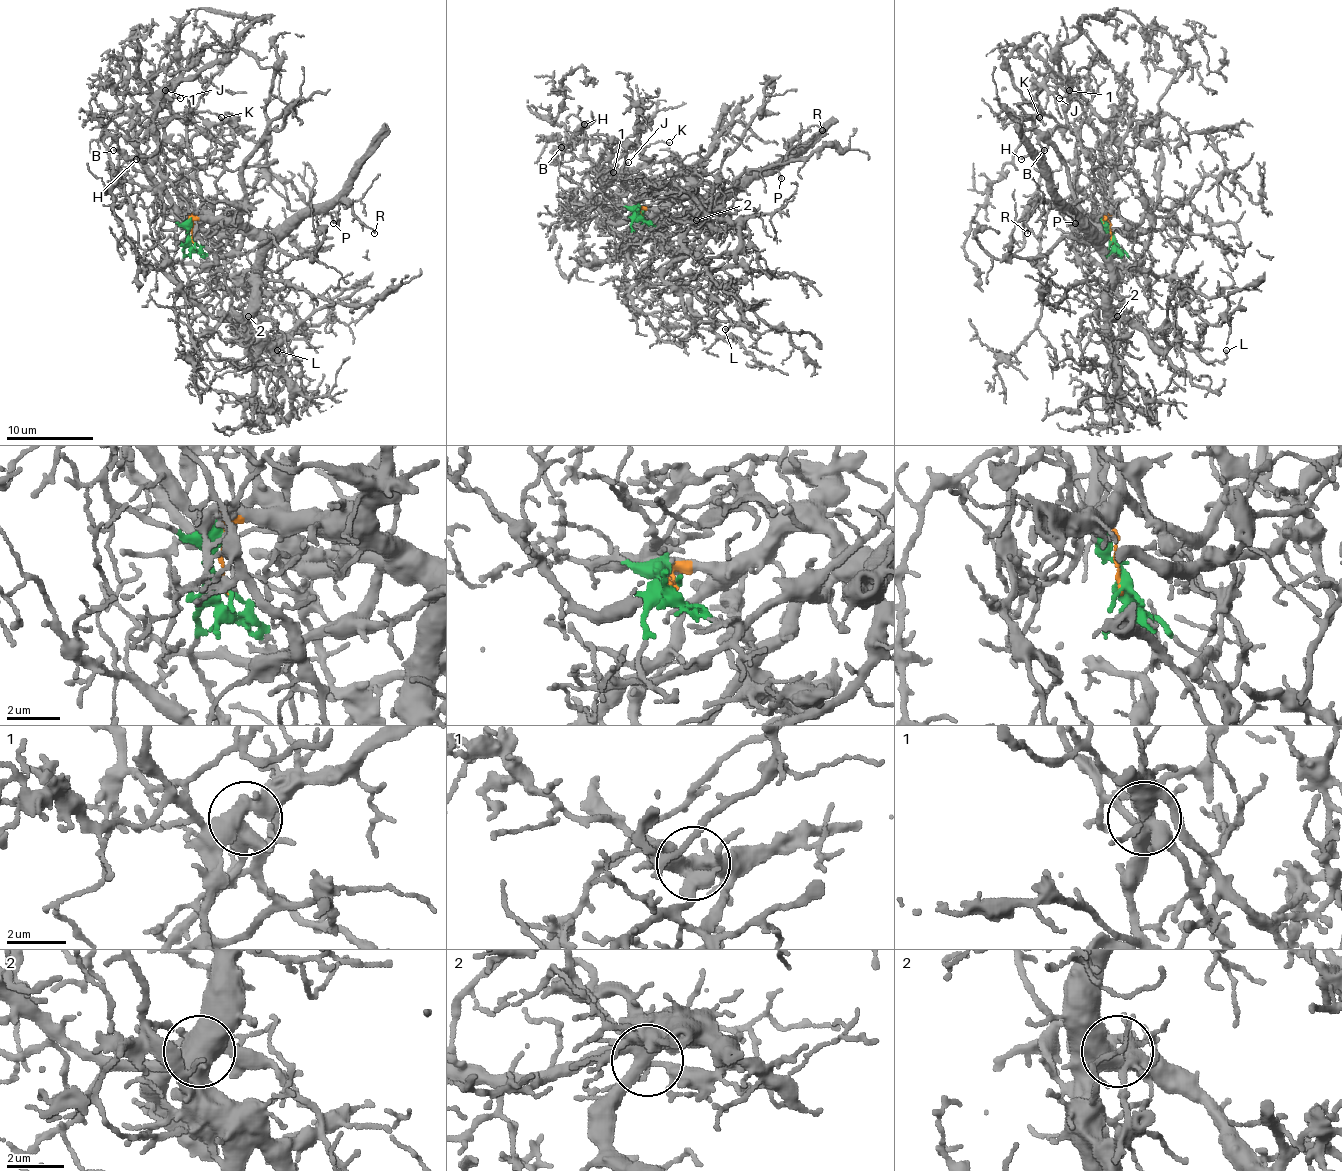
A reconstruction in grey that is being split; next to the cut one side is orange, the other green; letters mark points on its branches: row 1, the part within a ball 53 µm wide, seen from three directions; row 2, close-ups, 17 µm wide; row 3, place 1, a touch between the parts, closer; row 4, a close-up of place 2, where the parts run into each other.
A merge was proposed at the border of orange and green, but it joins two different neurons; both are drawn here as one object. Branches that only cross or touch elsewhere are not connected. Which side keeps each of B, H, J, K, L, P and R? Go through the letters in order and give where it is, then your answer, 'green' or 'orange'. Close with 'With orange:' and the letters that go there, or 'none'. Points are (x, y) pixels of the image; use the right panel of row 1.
B: at (1044, 150); green
H: at (1021, 159); green
J: at (1059, 98); green
K: at (1039, 117); green
L: at (1226, 350); orange
P: at (1075, 223); orange
R: at (1027, 233); orange
With orange: L, P, R

